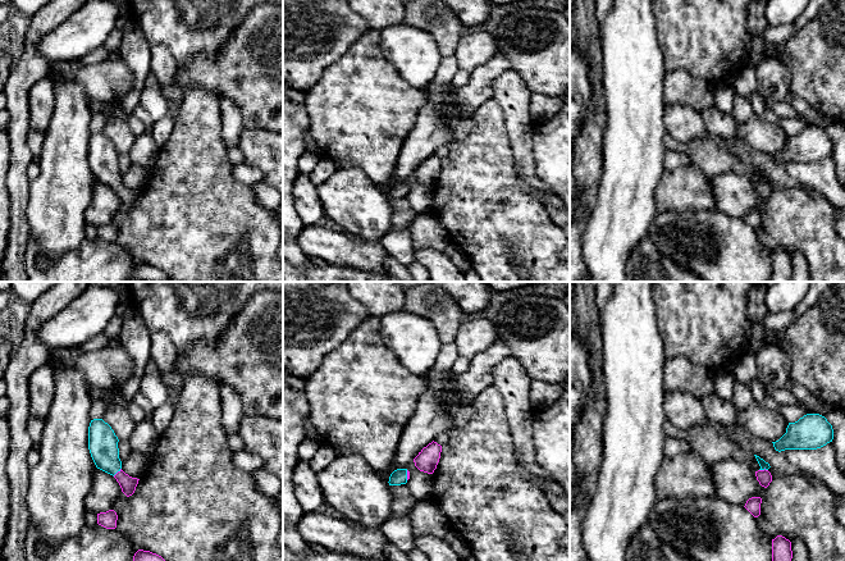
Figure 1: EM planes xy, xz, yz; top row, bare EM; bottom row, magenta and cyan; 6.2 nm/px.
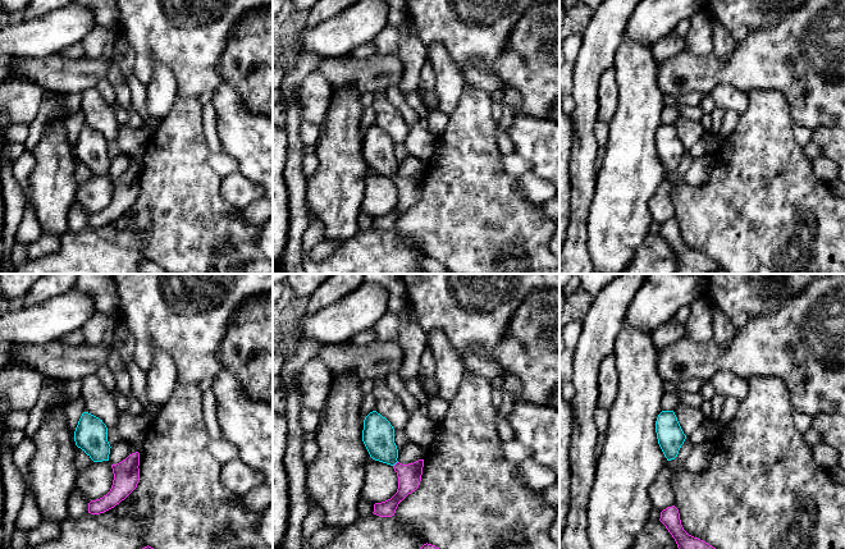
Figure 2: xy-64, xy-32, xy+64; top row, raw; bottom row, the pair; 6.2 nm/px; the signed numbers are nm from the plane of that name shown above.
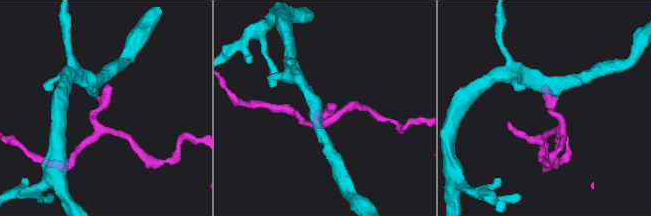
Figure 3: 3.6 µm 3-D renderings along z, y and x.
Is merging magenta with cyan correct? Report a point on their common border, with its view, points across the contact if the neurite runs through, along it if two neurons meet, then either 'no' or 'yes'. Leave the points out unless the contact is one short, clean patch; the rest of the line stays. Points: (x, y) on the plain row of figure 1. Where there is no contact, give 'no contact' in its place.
contact xy (118, 185); way xy (127, 196), (118, 185), (106, 172), (103, 156); yes

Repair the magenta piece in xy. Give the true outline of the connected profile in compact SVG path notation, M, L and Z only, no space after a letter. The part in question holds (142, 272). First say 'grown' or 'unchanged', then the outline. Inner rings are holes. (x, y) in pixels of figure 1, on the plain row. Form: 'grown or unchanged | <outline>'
unchanged | M138 263L133 269L133 279L150 280L150 282L165 282L166 274L150 264Z

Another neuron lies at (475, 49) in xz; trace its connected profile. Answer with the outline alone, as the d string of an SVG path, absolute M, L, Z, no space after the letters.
M479 31L466 33L457 45L455 58L461 70L472 72L492 60L498 53L493 33Z

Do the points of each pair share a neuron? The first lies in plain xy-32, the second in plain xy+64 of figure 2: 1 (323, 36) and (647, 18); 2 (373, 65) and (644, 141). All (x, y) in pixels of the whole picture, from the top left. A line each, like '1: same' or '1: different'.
1: same
2: different

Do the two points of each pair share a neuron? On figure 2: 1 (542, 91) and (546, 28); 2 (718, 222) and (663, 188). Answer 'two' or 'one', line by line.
1: one
2: two

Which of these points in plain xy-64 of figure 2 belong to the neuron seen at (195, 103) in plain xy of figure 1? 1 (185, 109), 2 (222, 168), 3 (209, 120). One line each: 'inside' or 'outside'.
1: inside
2: outside
3: outside

